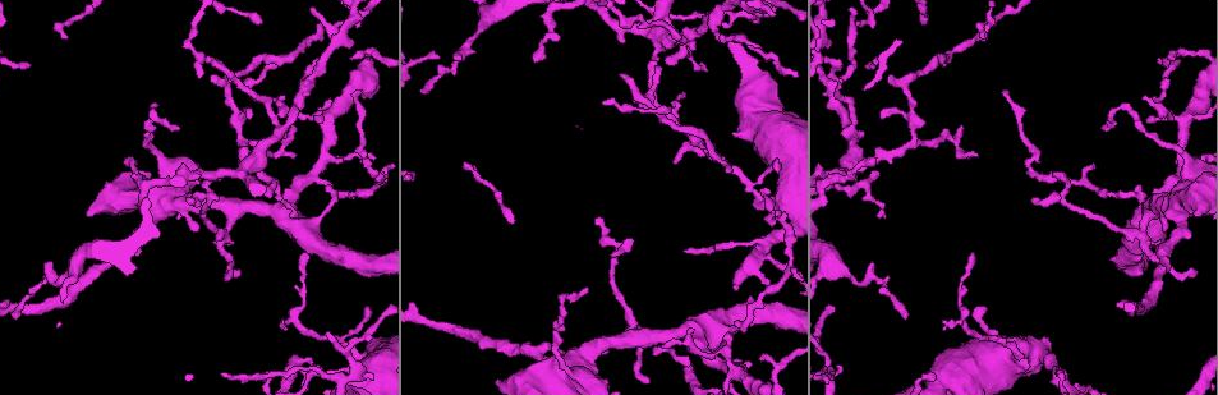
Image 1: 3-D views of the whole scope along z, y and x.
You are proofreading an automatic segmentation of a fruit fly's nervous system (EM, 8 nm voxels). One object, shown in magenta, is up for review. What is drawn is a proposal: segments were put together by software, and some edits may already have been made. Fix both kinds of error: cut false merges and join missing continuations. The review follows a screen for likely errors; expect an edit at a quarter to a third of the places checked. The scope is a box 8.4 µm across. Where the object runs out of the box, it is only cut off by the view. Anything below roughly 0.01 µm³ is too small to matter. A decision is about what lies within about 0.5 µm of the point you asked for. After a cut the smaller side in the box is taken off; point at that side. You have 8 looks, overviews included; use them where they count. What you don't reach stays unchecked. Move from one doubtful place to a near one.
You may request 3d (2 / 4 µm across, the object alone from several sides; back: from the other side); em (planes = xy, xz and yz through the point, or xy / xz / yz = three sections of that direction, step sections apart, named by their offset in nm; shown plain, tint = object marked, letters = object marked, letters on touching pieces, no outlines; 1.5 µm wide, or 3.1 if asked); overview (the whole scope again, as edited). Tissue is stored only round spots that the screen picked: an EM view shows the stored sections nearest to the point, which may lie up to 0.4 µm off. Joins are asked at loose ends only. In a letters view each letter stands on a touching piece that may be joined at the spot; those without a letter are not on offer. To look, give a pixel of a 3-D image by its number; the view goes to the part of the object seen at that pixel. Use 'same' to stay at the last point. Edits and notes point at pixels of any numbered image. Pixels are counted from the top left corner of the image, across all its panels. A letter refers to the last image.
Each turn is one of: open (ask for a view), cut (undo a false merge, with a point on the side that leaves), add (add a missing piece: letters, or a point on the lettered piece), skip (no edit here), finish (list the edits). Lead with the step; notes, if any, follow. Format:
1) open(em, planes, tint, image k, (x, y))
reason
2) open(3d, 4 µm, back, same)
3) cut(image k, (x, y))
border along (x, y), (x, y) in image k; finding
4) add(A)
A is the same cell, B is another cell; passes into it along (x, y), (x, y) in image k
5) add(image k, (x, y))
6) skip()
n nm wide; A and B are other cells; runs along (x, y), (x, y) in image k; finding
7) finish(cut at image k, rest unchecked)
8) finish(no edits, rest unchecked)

open(3d, 2 µm, back, image 1, (1055, 173))
tapers out

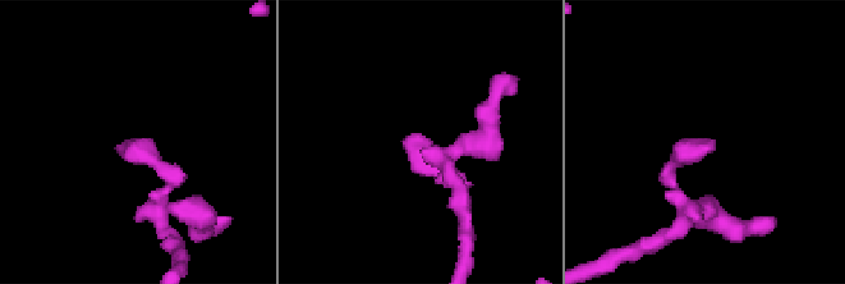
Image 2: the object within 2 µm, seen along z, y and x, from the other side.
open(em, xz, step 8, tint, image 2, (412, 135))

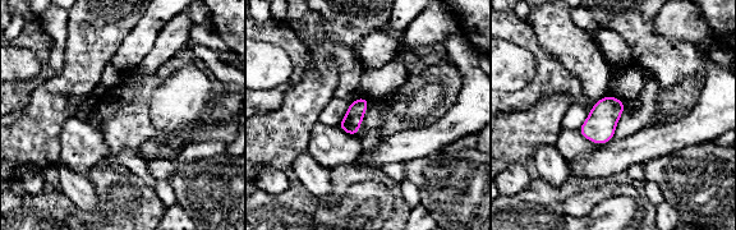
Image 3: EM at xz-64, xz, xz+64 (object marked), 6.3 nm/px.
open(em, planes, letters, same)

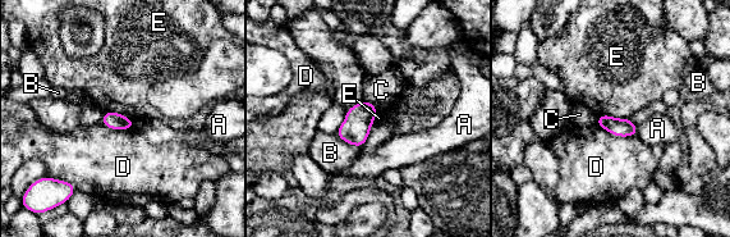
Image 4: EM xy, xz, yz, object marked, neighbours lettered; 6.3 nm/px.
skip()
A, B, C, D and E are other cells; border along (363, 99), (377, 108) in image 4; no lettered piece goes on from it

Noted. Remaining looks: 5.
open(3d, 2 µm, back, image 1, (674, 164))
tapers out

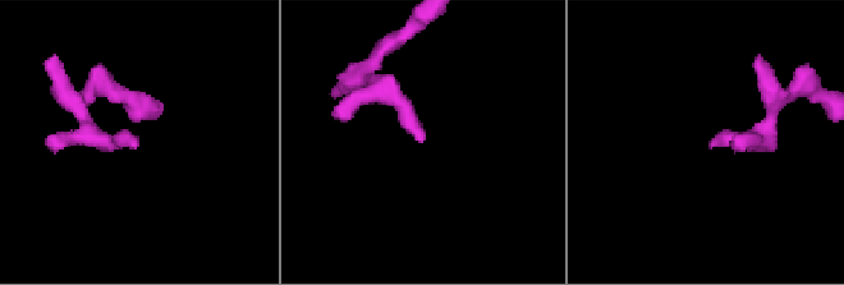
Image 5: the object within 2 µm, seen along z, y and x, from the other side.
open(em, planes, letters, image 5, (423, 140))

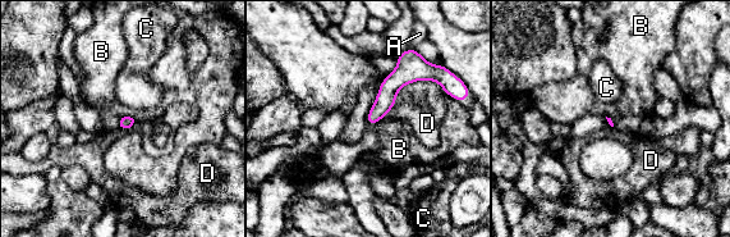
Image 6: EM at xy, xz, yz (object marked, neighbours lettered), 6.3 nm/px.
skip()
A, B, C and D are other cells; border along (122, 117), (131, 117), (134, 121) in image 6; none of them fits

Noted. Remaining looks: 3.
open(3d, 4 µm, back, image 1, (772, 374))
narrows sharply

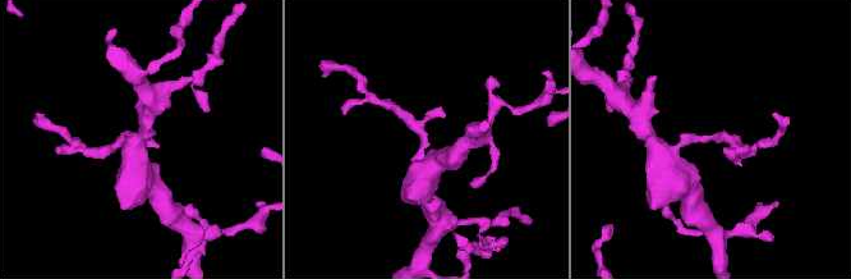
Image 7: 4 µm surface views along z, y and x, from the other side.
open(em, xz, step 4, letters, image 7, (712, 139))
now the EM

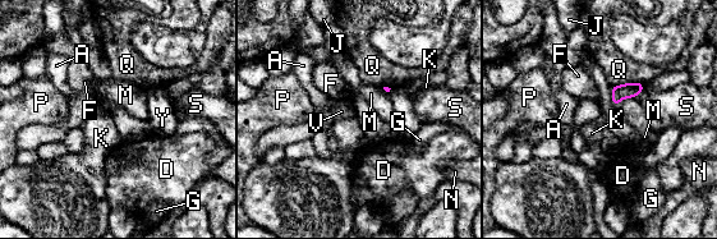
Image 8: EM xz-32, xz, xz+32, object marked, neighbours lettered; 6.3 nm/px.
skip()
Q touches over 240 nm; A, D, F, G, J, K, M, N, P, Q, S, V and Y are other cells; one neuron here

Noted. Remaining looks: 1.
finish(no edits, rest unchecked)

